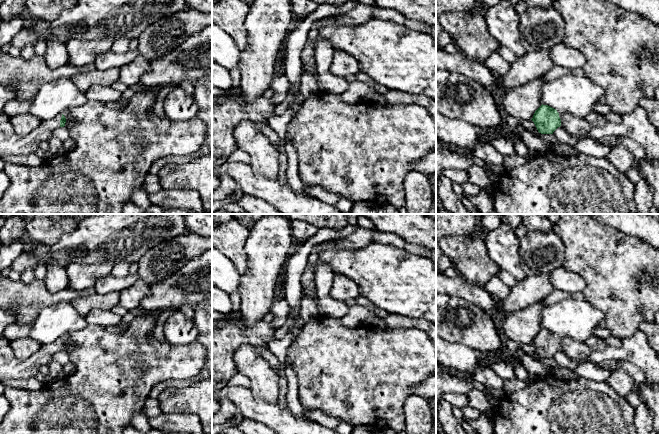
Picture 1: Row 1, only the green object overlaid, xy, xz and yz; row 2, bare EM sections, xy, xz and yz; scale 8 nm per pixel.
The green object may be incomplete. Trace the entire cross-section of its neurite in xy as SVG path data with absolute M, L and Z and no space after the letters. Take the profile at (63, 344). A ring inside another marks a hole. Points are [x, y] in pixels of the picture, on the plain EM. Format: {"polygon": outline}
{"polygon": "M0 335L0 383L8 379L29 379L40 373L44 365L49 365L53 356L64 351L66 342L63 338L40 345L40 348L28 359L20 360L13 354L8 338Z"}

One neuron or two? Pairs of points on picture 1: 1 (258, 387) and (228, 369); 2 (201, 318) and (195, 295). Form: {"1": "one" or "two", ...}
{"1": "two", "2": "two"}

